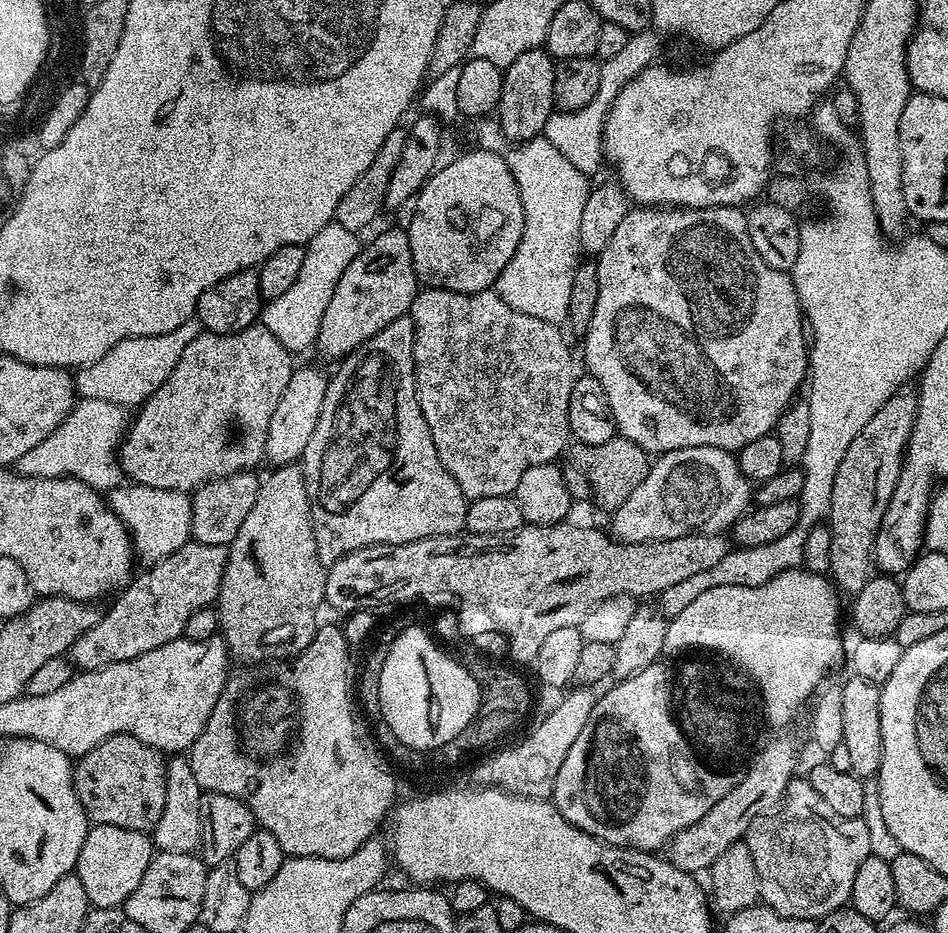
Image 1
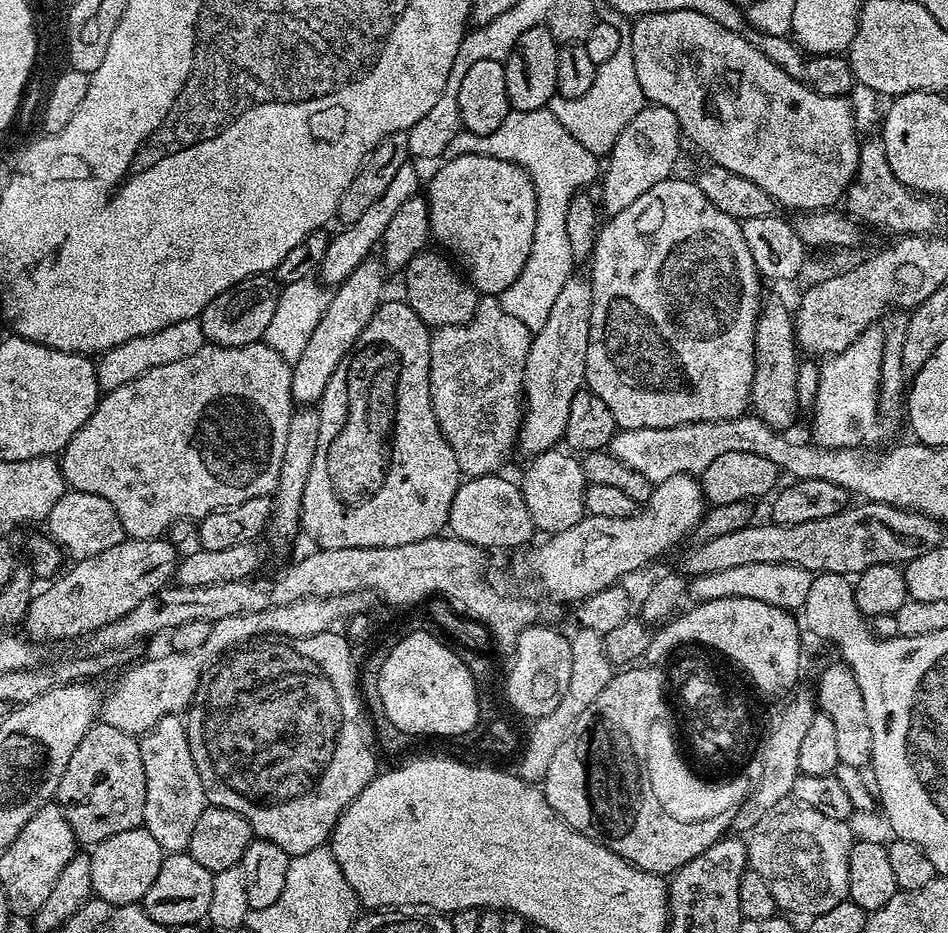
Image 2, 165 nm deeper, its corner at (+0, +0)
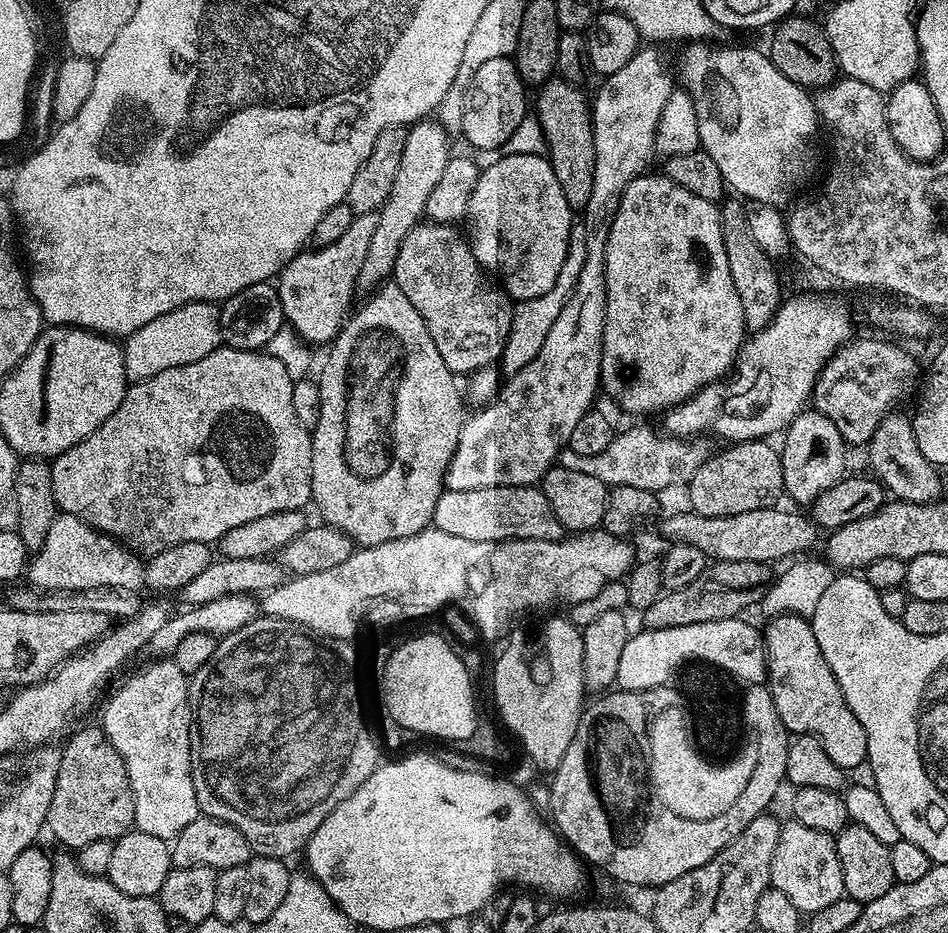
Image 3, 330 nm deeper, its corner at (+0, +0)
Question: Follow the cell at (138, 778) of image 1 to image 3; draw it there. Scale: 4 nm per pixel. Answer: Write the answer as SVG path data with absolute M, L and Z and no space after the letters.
M99 727L84 728L81 732L74 733L69 738L68 745L63 745L60 753L58 778L48 807L47 831L52 831L68 847L65 849L79 850L85 848L90 842L98 842L99 840L115 842L129 831L133 824L134 798L128 785L124 760L118 754L118 750L114 750L114 746Z

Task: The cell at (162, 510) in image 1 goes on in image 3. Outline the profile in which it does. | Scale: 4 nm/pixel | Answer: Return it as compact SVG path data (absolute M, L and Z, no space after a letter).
M69 512L53 515L50 530L26 569L26 580L41 593L84 593L88 588L116 587L139 591L146 570L139 560L130 560L131 553L113 536L79 520Z

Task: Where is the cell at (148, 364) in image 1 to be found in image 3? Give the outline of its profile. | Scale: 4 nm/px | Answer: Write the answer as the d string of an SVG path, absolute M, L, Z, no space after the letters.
M206 300L183 304L170 310L170 314L162 314L162 318L154 318L154 322L146 322L146 326L134 330L123 341L126 374L132 382L154 378L162 370L174 370L174 366L186 366L198 362L198 358L206 358L206 354L221 344L219 307Z

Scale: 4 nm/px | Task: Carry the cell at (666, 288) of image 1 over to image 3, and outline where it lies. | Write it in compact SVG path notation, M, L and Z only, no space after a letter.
M645 174L634 178L634 182L630 182L630 186L626 186L626 190L622 194L622 202L618 206L618 214L614 214L614 226L610 226L610 238L606 242L606 250L604 251L604 273L606 274L606 322L604 323L604 341L602 342L602 366L600 367L600 386L603 395L608 395L614 403L620 408L625 408L628 412L657 412L663 413L665 410L675 408L677 404L681 404L683 400L690 399L699 388L705 388L707 384L713 384L716 380L725 379L731 373L735 363L736 354L740 351L740 345L746 339L746 329L744 326L744 315L742 314L742 302L738 298L738 290L734 290L734 278L730 278L730 262L726 258L726 246L722 246L722 222L720 221L719 207L713 201L706 198L698 198L698 194L690 194L690 190L682 190L682 186L678 186L678 182L670 182L670 178L666 178L662 174Z

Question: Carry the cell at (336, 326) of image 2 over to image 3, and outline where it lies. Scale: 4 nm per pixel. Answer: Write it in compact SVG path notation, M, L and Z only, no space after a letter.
M435 118L416 121L408 128L406 146L398 158L398 170L394 173L394 182L390 186L390 195L376 213L378 226L374 226L374 235L366 250L366 258L362 268L358 270L357 289L375 290L391 277L394 262L398 262L398 250L402 241L414 226L425 219L426 201L430 198L430 190L442 178L442 170L446 170L446 162L450 155L448 149L450 137L448 132Z

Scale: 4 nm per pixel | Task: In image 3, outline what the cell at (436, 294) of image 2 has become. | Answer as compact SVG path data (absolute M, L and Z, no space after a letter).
M416 224L414 230L410 230L410 234L406 234L402 241L391 279L402 290L402 294L410 298L414 310L422 314L422 322L426 322L426 330L430 330L430 338L434 338L434 346L438 346L438 354L442 354L442 362L446 362L446 366L454 373L471 374L477 368L492 366L499 361L506 346L506 338L510 334L514 301L481 268L472 252L471 243L466 239L465 233L458 229L459 227L451 224Z

